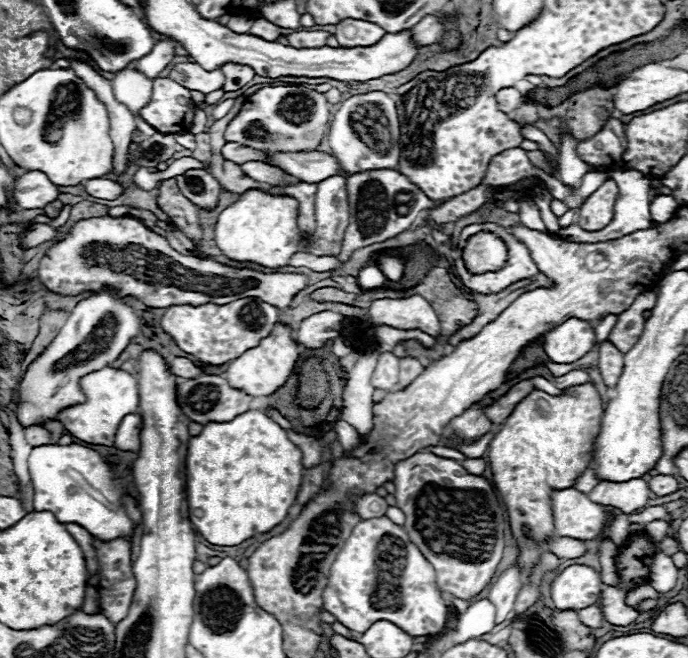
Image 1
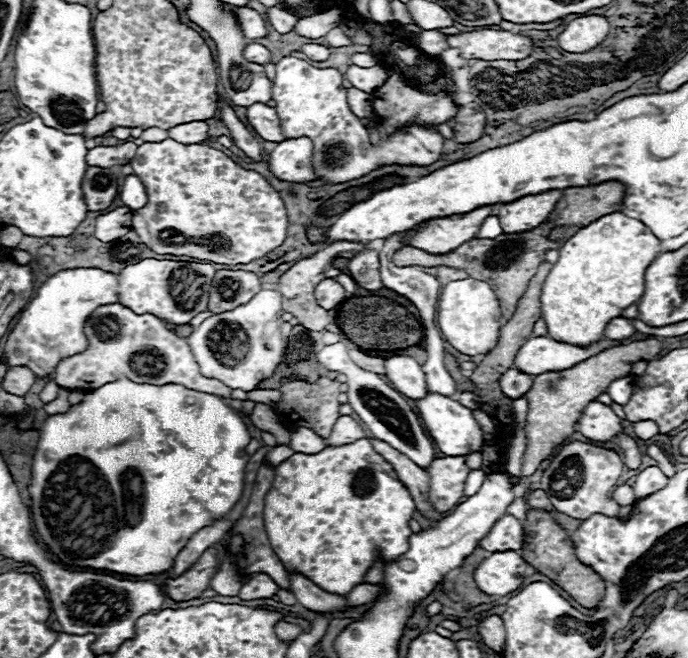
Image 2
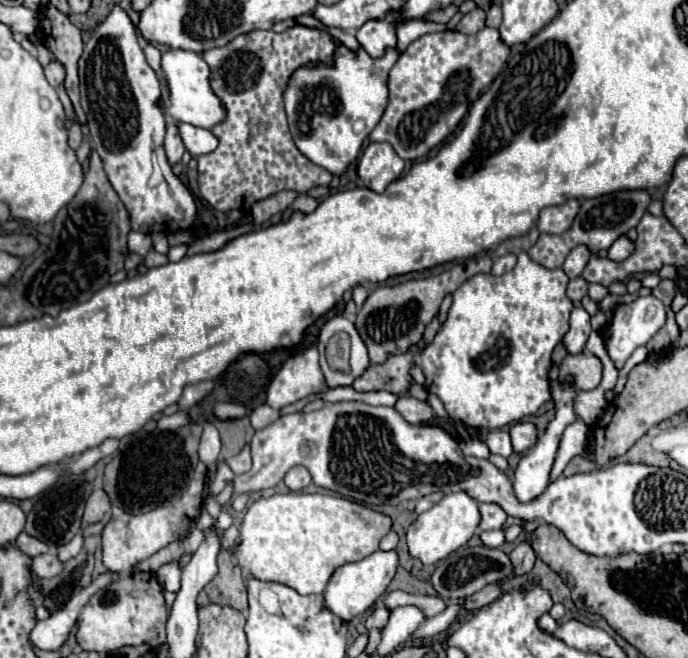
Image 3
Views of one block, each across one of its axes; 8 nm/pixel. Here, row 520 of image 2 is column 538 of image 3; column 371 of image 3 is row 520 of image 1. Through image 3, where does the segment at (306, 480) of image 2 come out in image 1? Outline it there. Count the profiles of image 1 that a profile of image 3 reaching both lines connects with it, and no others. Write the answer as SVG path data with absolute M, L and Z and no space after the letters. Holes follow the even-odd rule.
M386 516L354 526L330 568L324 608L356 634L364 634L374 620L390 620L410 636L436 636L448 618L448 608L436 588L434 568L410 542L406 530Z

